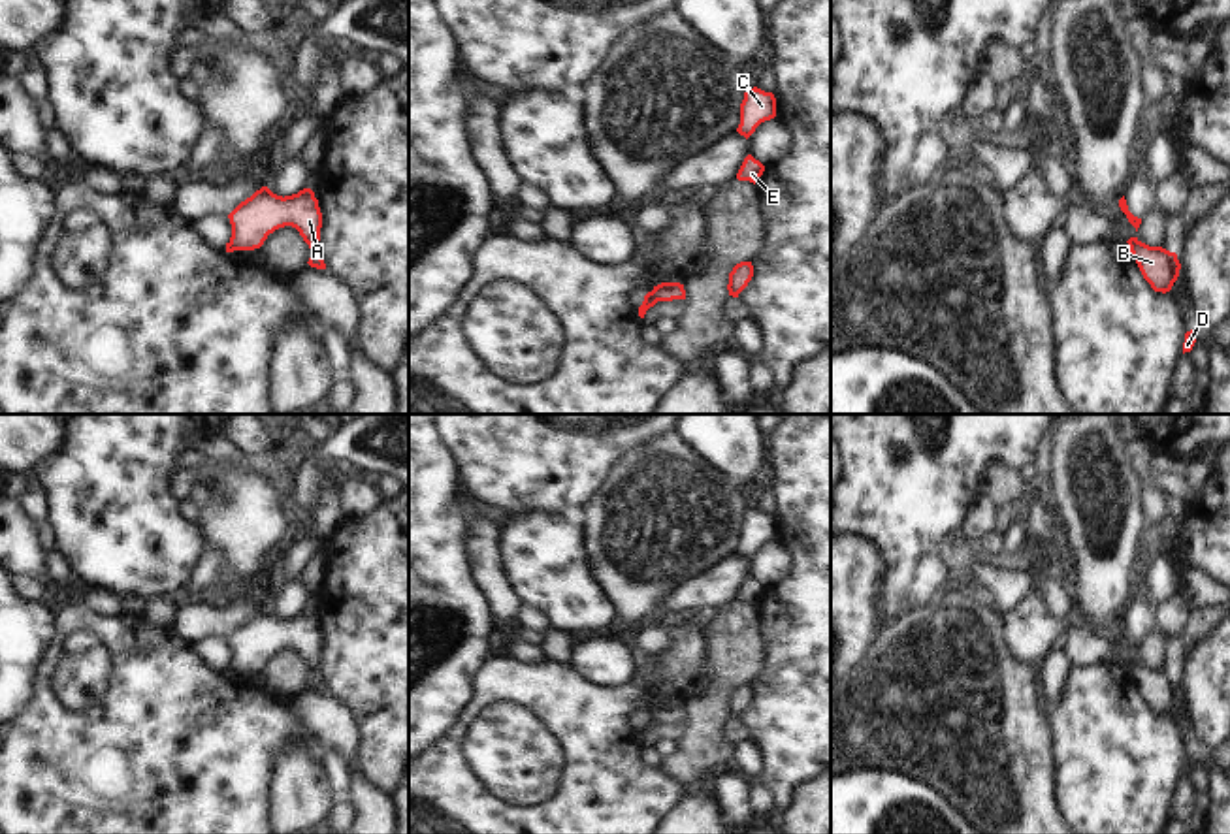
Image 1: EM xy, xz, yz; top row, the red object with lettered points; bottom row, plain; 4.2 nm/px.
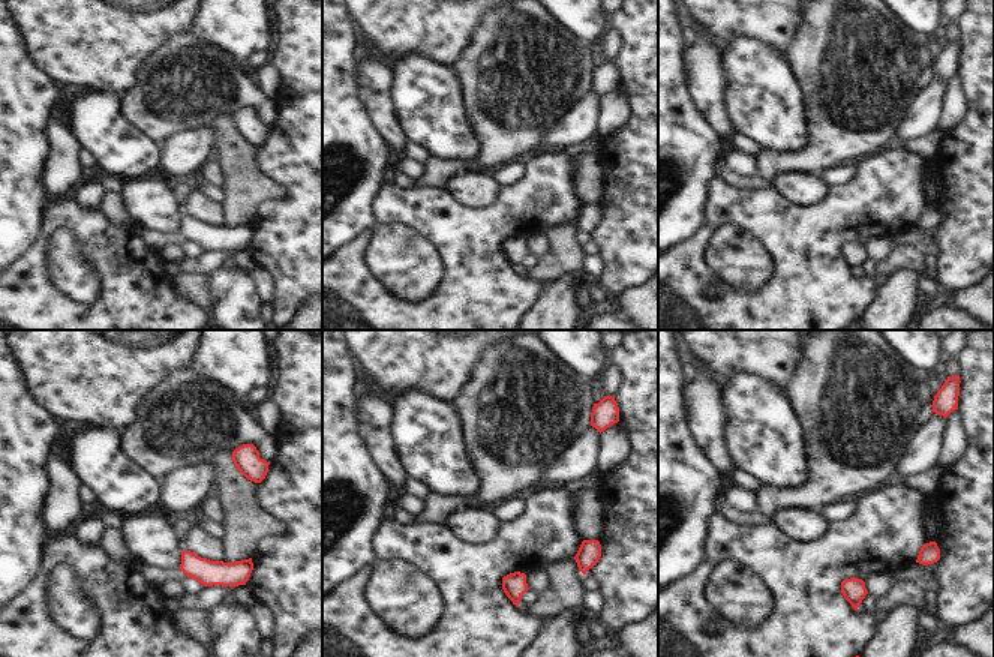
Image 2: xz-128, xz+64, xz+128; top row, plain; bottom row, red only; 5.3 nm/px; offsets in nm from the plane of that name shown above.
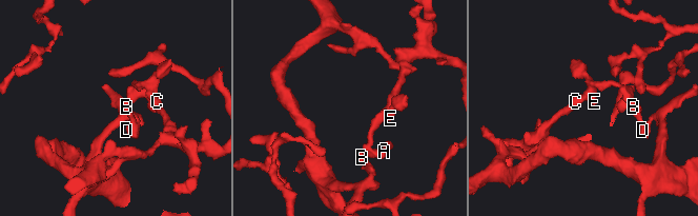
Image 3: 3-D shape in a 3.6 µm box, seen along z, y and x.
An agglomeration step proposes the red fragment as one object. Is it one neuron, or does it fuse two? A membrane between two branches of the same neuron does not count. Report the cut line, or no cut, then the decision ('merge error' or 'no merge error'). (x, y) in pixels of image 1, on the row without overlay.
cut xz (650, 714), (660, 721); merge error

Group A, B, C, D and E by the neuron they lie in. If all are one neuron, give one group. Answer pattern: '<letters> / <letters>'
A C E / B D

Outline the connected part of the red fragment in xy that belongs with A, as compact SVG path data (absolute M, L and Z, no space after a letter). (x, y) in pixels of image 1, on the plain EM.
M262 608L241 623L228 640L232 646L230 666L237 672L260 670L269 655L292 648L311 670L307 685L316 691L326 691L318 672L322 634L311 610L283 619L267 608Z

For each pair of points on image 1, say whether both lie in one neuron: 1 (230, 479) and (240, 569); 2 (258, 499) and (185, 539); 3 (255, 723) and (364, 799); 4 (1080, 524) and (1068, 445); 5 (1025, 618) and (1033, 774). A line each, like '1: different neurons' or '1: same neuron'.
1: same neuron
2: different neurons
3: different neurons
4: same neuron
5: different neurons

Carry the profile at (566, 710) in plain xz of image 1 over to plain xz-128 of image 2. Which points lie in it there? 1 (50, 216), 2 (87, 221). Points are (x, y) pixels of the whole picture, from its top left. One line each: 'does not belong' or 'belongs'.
1: belongs
2: belongs

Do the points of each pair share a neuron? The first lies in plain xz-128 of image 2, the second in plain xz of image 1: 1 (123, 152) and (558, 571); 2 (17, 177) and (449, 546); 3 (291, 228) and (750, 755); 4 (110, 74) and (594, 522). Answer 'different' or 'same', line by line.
1: same
2: same
3: different
4: different

